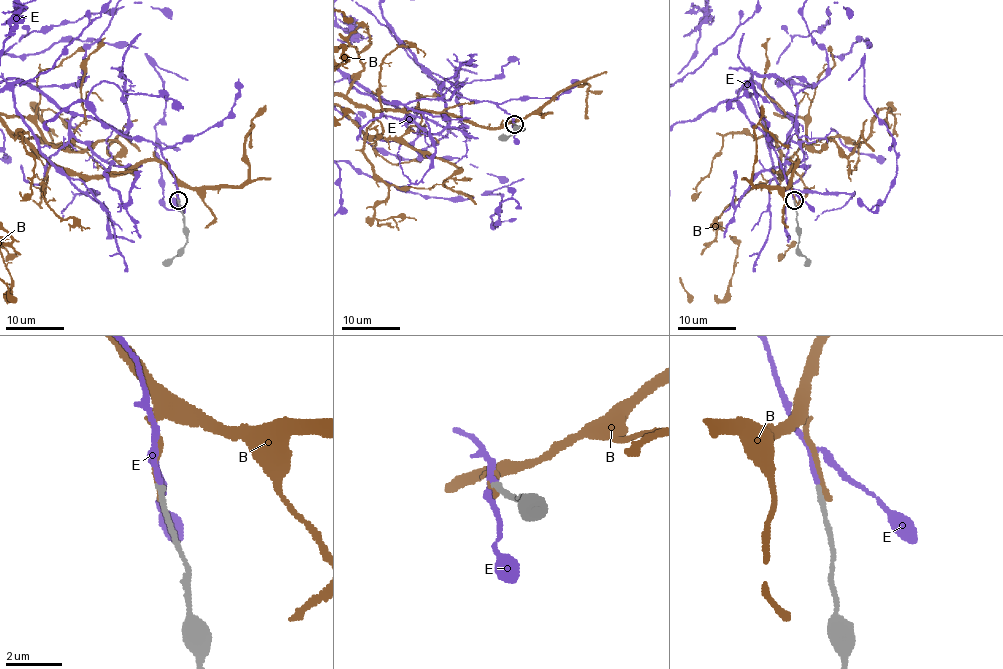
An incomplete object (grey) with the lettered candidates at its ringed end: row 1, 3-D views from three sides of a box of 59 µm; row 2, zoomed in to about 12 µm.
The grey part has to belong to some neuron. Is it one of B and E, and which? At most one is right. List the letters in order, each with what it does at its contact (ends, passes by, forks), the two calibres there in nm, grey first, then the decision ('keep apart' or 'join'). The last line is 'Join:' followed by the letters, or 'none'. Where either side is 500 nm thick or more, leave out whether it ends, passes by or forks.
B: it ends there; 200 nm thick on the grey side, 220 nm on the other; keep apart
E: it ends there; 190 nm thick on the grey side, 180 nm on the other; join
Join: E

